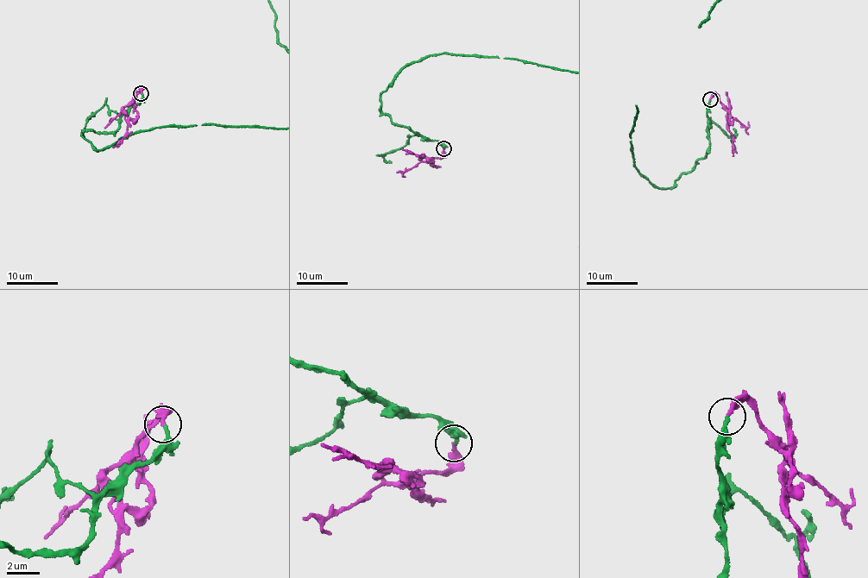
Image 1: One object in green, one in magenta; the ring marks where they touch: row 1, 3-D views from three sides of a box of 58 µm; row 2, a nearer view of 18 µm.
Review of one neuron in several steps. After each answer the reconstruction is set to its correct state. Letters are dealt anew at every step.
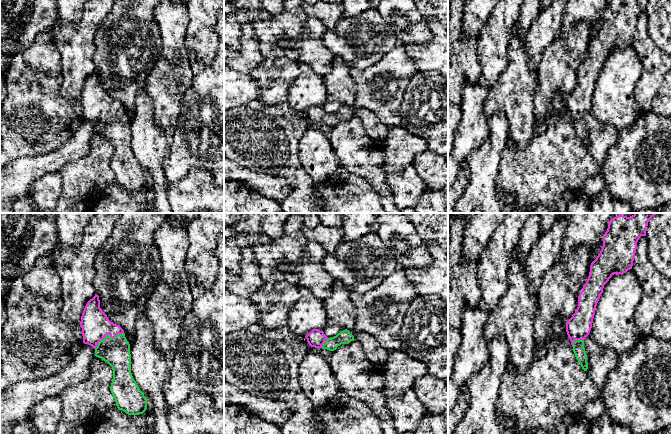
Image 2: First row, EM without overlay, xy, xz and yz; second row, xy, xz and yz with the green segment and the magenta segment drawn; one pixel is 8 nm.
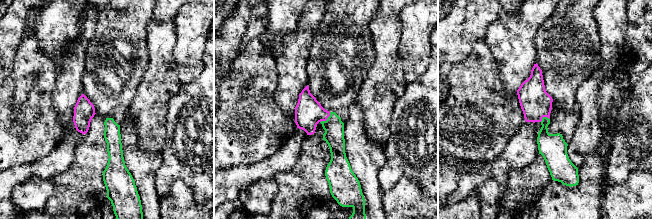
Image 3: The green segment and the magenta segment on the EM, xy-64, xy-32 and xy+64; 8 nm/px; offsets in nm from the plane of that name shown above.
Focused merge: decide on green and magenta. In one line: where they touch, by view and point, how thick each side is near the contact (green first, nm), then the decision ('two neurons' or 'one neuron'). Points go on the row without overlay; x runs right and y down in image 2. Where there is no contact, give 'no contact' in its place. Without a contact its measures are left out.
xy (108, 110) | 220/220 nm | one neuron

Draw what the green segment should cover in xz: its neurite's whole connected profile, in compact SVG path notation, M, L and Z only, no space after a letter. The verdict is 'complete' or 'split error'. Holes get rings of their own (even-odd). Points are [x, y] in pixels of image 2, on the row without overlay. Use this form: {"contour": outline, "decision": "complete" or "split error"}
{"contour": "M313 105L305 113L309 122L327 125L329 127L334 127L341 120L348 120L355 116L354 112L347 105L341 107L336 112L331 114L328 114L323 107Z", "decision": "split error"}

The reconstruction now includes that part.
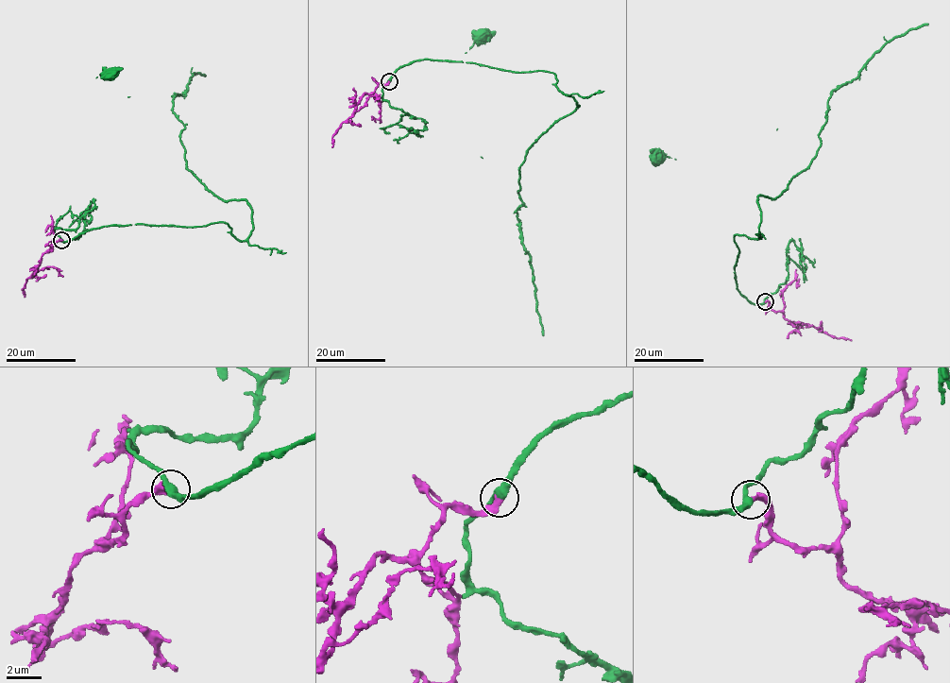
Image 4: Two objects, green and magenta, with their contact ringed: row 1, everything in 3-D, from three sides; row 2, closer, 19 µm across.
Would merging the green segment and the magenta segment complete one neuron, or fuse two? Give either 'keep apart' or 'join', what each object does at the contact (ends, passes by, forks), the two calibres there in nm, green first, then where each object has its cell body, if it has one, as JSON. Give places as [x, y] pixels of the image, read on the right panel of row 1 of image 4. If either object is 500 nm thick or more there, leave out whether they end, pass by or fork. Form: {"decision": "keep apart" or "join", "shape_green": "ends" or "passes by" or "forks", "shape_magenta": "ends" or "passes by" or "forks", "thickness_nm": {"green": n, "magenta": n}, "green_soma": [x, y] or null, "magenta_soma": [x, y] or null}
{"decision": "join", "shape_green": "passes by", "shape_magenta": "ends", "thickness_nm": {"green": 380, "magenta": 340}, "green_soma": [657, 158], "magenta_soma": null}

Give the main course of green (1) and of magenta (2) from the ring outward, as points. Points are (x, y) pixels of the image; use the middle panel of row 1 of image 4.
1: (389, 82), (431, 59), (554, 75), (579, 106), (530, 148), (515, 211), (481, 157), (469, 48), (479, 37)
2: (389, 82), (379, 83), (373, 92), (363, 94), (355, 112), (341, 125), (332, 137), (331, 147)

